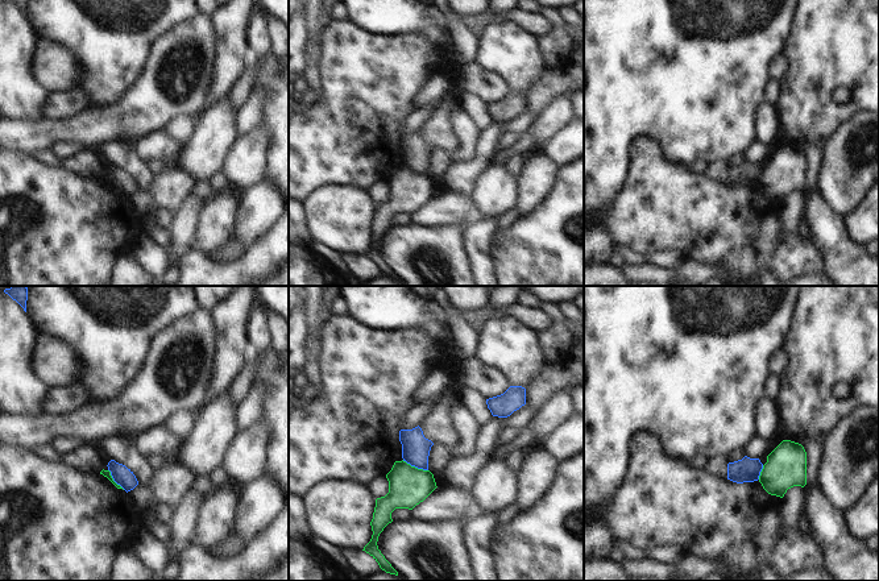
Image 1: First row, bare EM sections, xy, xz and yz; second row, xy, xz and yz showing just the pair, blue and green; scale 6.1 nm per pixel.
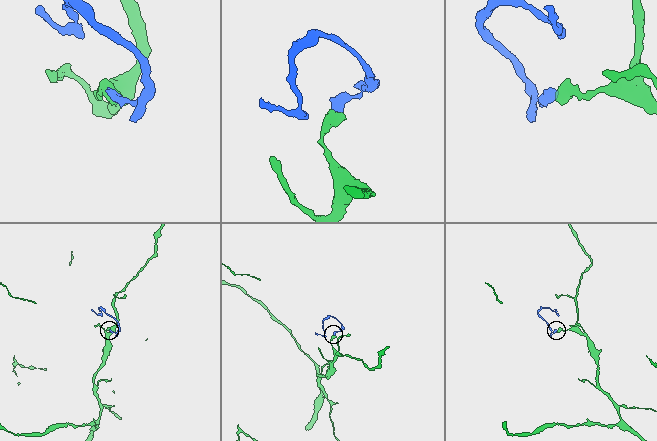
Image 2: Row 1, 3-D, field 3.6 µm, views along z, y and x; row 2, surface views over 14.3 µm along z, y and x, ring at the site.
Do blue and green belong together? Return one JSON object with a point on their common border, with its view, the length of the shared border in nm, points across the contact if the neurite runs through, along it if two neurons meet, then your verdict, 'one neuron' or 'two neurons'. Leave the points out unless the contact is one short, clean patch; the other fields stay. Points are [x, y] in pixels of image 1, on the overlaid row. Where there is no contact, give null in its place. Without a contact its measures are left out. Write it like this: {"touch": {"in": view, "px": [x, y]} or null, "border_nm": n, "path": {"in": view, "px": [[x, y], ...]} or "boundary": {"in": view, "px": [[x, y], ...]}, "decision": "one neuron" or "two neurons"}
{"touch": {"in": "xz", "px": [415, 467]}, "border_nm": 170, "boundary": {"in": "xz", "px": [[402, 460], [427, 470]]}, "decision": "two neurons"}

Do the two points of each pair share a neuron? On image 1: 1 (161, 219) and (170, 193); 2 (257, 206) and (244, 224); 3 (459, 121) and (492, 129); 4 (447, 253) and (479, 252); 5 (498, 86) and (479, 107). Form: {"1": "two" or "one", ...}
{"1": "two", "2": "one", "3": "two", "4": "two", "5": "two"}

